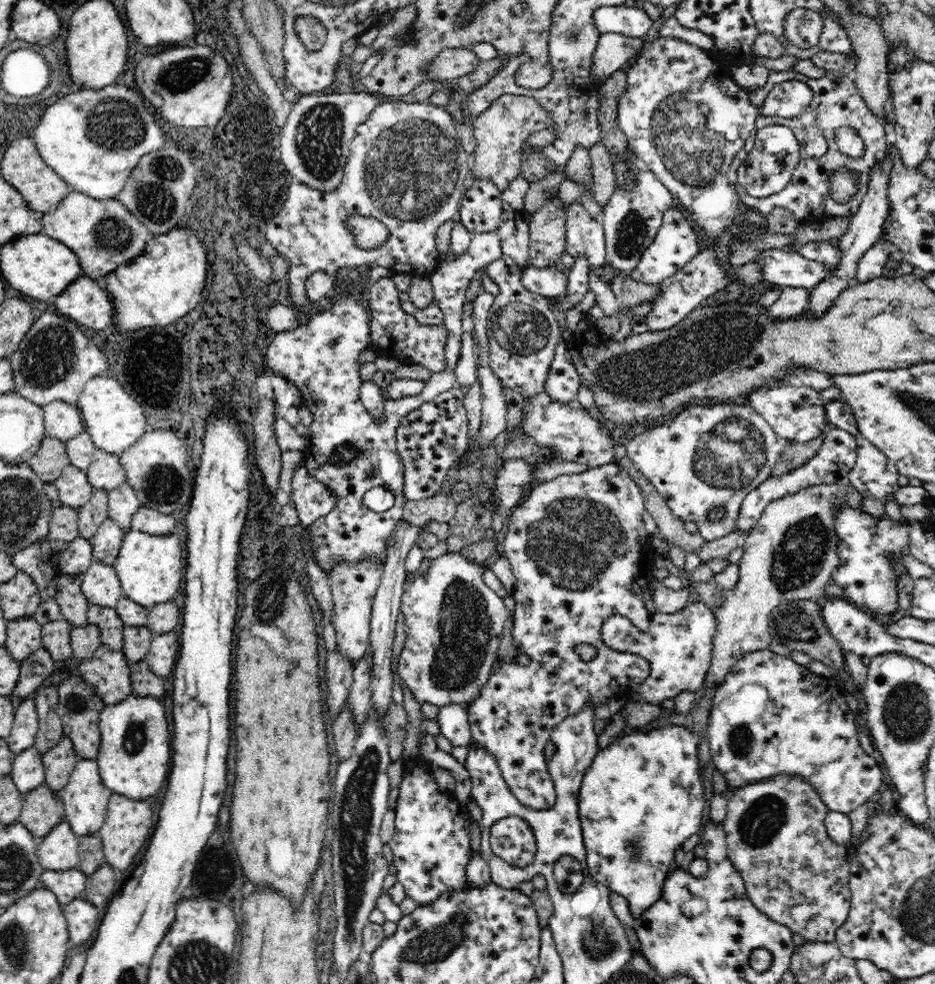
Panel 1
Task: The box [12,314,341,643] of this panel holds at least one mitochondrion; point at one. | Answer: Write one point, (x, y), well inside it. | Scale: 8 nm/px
(49, 358)

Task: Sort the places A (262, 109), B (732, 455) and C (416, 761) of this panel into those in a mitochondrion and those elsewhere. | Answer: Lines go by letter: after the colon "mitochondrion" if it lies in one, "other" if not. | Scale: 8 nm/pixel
A: other
B: mitochondrion
C: other

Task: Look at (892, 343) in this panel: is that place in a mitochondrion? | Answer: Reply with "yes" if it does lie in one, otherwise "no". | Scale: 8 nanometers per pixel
no

